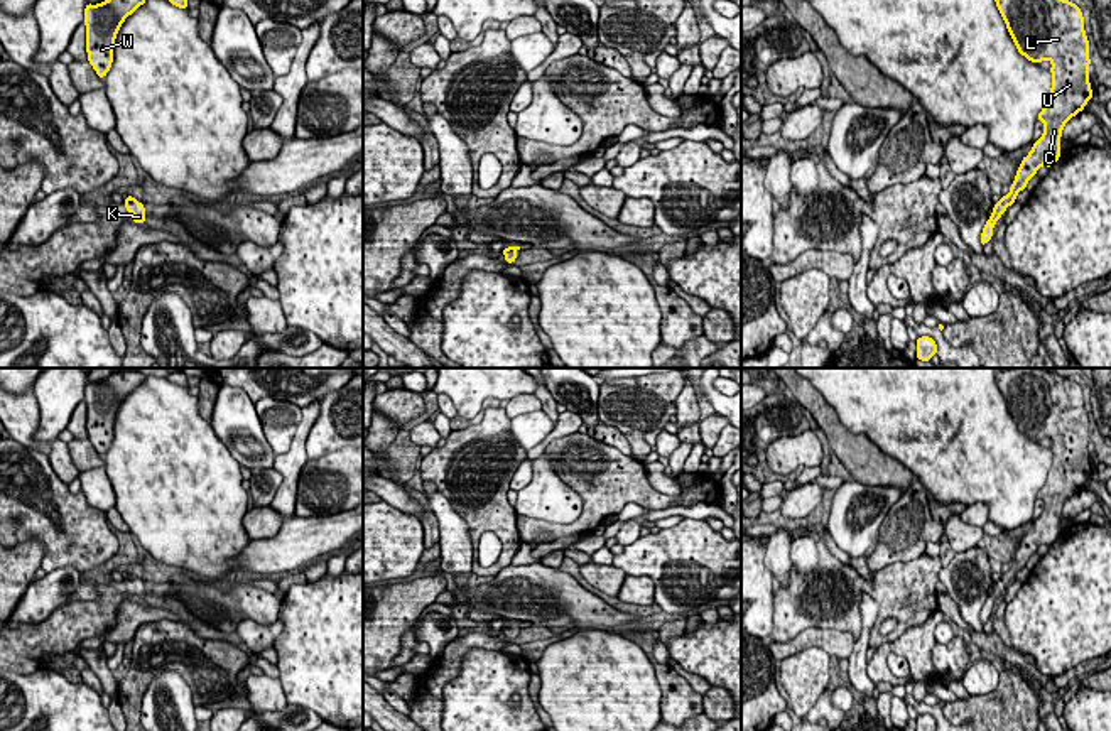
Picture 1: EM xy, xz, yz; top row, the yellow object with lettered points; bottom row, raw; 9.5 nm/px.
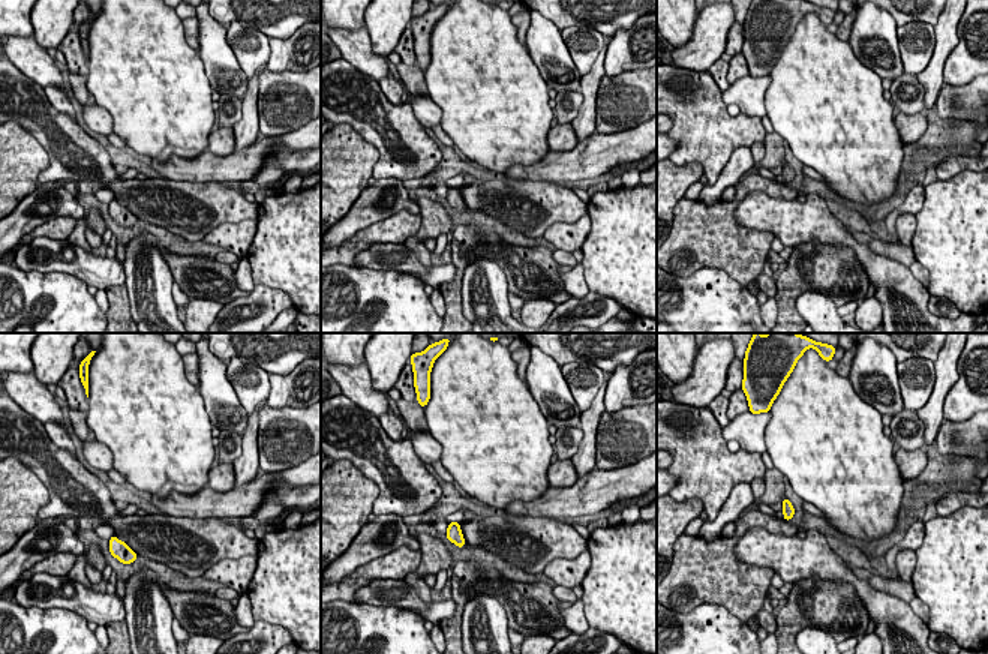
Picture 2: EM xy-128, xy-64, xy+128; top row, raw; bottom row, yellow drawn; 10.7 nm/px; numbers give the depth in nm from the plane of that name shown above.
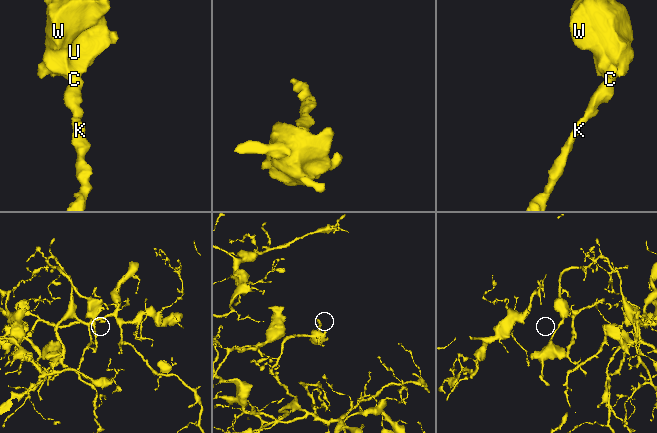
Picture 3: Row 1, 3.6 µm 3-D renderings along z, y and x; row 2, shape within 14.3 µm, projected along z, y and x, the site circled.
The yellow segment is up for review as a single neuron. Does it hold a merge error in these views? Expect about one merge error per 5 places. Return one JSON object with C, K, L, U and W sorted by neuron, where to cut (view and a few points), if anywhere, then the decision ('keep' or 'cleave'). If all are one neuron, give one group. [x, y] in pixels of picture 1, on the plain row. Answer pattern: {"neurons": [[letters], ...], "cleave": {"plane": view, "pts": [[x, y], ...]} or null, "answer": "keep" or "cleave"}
{"neurons": [["C", "K", "L", "U", "W"]], "cleave": null, "answer": "keep"}

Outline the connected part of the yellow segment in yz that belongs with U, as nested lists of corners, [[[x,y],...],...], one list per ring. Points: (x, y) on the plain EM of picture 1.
[[[1005,368],[994,380],[1018,430],[1037,442],[1045,437],[1052,441],[1052,466],[1047,483],[1037,493],[1043,512],[1022,537],[1010,571],[993,584],[981,611],[983,625],[991,618],[994,601],[1016,579],[1016,572],[1027,567],[1037,549],[1059,539],[1064,503],[1082,490],[1094,473],[1087,449],[1089,419],[1082,388],[1076,382],[1042,368]]]

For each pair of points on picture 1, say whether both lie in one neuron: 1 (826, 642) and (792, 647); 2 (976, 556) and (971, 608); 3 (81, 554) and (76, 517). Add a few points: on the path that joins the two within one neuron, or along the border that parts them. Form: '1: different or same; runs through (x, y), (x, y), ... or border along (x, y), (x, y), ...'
1: same; runs through (818, 640), (801, 642)
2: same; runs through (975, 569), (970, 581), (970, 595)
3: same; runs through (81, 546), (76, 525)

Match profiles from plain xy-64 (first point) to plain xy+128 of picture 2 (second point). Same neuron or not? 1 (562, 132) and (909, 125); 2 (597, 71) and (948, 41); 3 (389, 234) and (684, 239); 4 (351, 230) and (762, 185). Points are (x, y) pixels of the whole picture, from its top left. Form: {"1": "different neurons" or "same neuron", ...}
{"1": "same neuron", "2": "same neuron", "3": "same neuron", "4": "different neurons"}

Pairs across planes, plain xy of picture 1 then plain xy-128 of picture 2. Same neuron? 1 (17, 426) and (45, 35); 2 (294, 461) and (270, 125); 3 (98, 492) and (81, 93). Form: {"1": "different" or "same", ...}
{"1": "different", "2": "different", "3": "different"}

